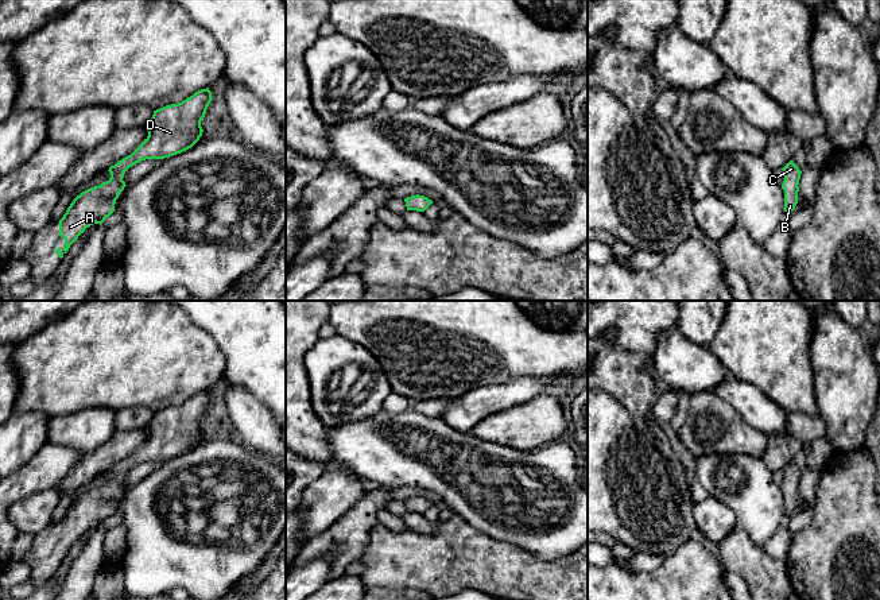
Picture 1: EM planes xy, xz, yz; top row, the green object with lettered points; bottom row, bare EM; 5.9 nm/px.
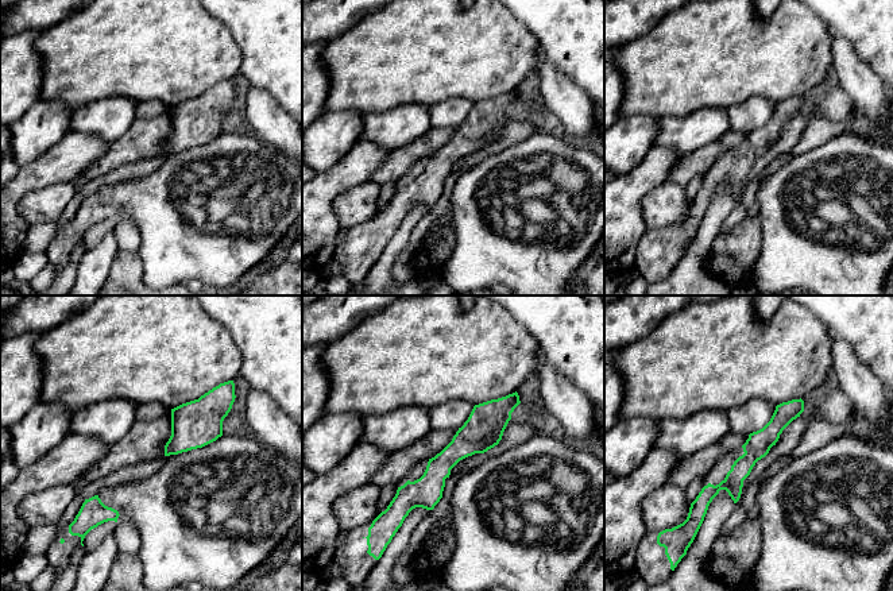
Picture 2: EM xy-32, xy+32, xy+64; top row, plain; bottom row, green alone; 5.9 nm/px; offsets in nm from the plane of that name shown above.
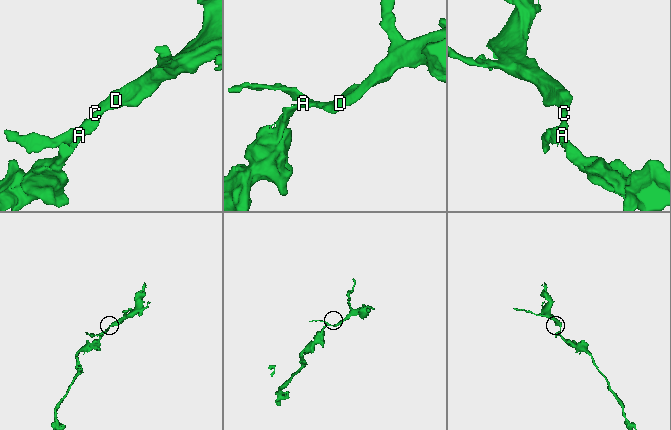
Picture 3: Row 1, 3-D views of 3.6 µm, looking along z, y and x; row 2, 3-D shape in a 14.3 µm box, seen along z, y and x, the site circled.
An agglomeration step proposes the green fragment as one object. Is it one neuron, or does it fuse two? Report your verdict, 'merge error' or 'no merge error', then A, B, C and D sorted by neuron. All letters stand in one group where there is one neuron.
no merge error | A B C D

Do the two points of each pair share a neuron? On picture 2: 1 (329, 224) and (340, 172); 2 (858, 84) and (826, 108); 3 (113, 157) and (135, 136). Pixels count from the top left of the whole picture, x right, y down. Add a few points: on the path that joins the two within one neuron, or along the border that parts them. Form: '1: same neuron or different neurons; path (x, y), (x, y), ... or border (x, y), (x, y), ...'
1: same neuron; path (325, 211), (325, 189), (329, 185)
2: different neurons; border (839, 84), (849, 96), (854, 111)
3: same neuron; path (119, 153), (130, 142)

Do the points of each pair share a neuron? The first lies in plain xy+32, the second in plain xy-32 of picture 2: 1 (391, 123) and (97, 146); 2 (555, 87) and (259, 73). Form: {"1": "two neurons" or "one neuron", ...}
{"1": "two neurons", "2": "two neurons"}

